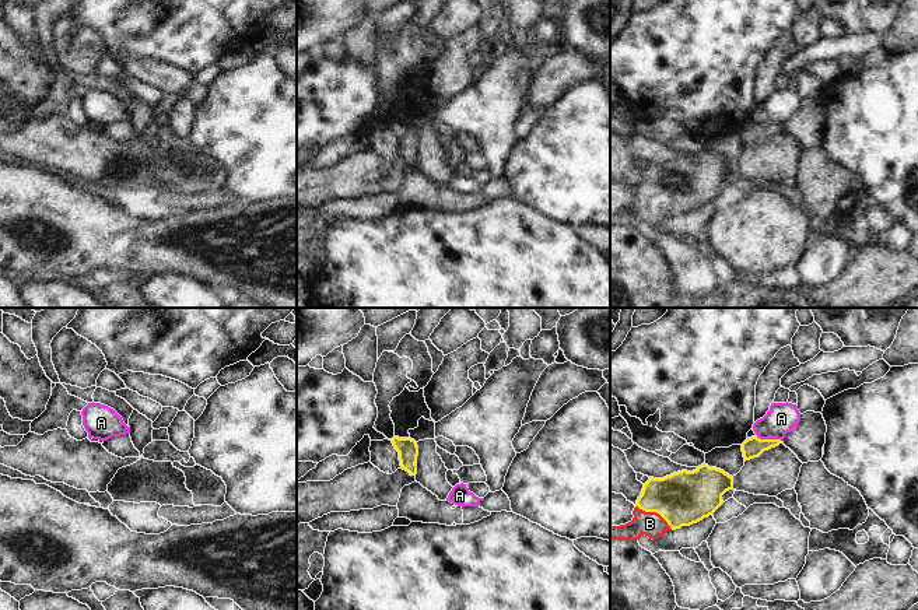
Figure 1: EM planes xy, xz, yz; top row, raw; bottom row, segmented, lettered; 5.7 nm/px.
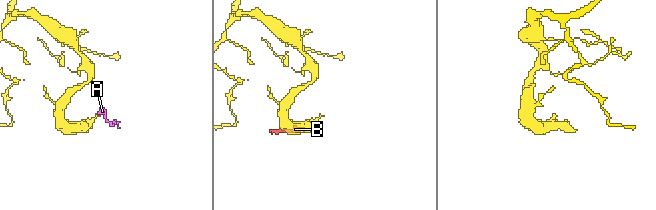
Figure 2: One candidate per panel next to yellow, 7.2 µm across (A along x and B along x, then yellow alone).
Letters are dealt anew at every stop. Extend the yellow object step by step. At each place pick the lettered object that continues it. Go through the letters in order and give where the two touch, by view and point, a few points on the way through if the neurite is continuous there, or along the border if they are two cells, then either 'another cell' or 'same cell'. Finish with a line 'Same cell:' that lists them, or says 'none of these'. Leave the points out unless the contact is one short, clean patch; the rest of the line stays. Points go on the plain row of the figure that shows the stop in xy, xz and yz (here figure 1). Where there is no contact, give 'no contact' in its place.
A: contact yz (768, 126); border yz (756, 123), (778, 125), (781, 128); another cell
B: contact yz (654, 197); way yz (683, 185), (666, 189), (654, 197), (650, 210); same cell
Same cell: B

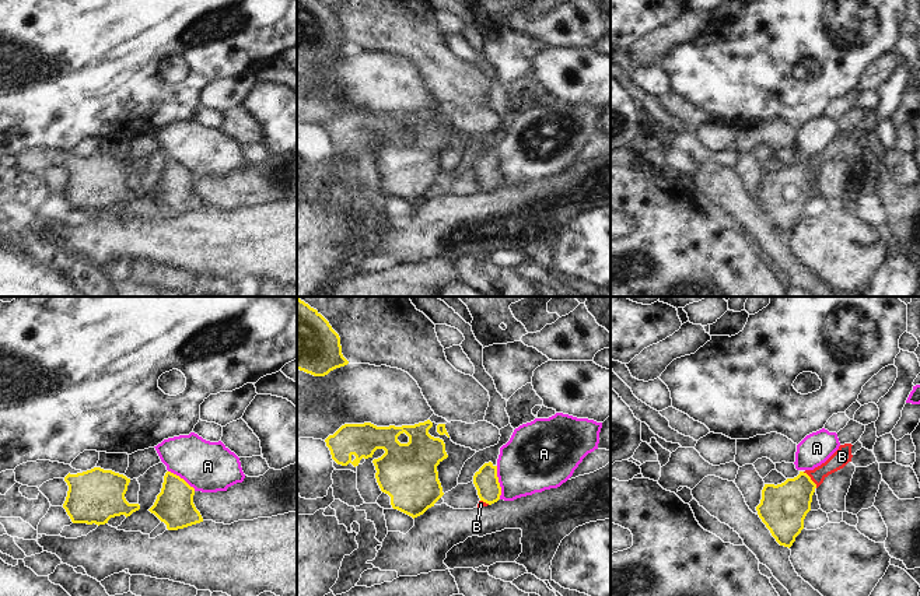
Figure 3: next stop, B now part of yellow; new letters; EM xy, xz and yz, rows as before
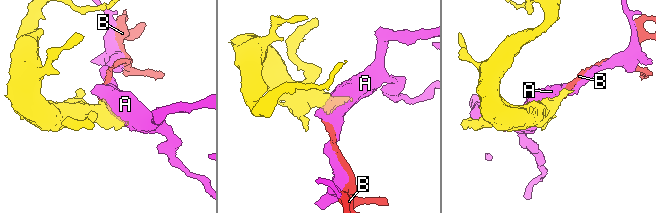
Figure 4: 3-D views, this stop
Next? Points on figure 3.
A: contact xz (499, 169); another cell
B: contact yz (810, 165); way yz (783, 195), (810, 165), (842, 143); same cell
Same cell: B

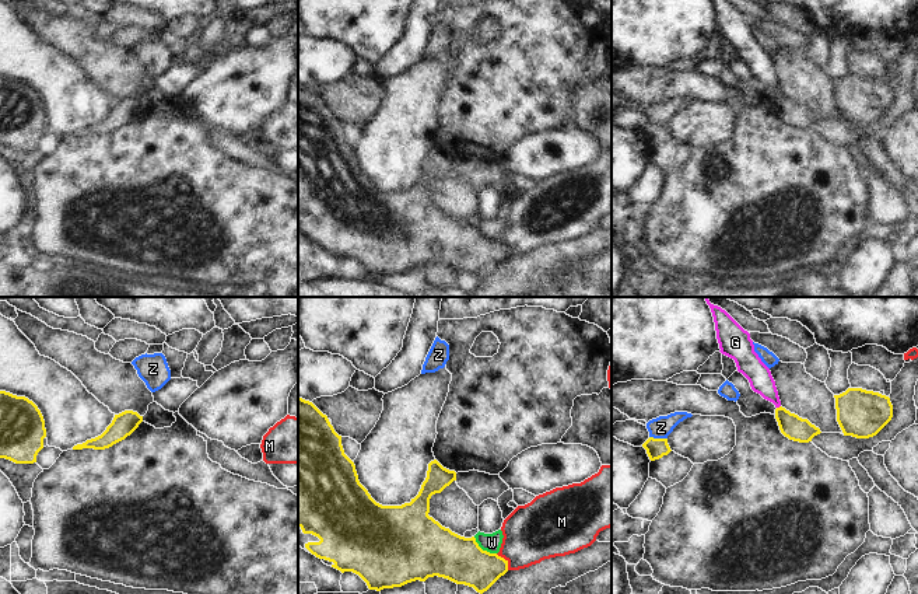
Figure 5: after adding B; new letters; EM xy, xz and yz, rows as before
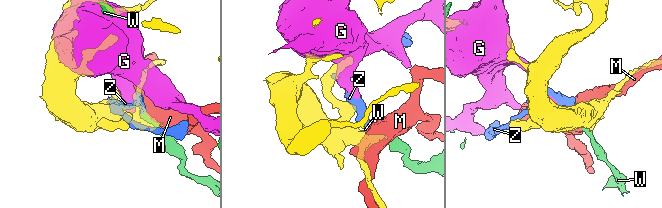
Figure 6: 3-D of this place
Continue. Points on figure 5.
G: contact yz (780, 93); another cell
M: contact xz (505, 247); another cell
W: contact xz (482, 236); another cell
Z: contact yz (658, 125); border yz (650, 122), (666, 125); another cell
Same cell: none of these

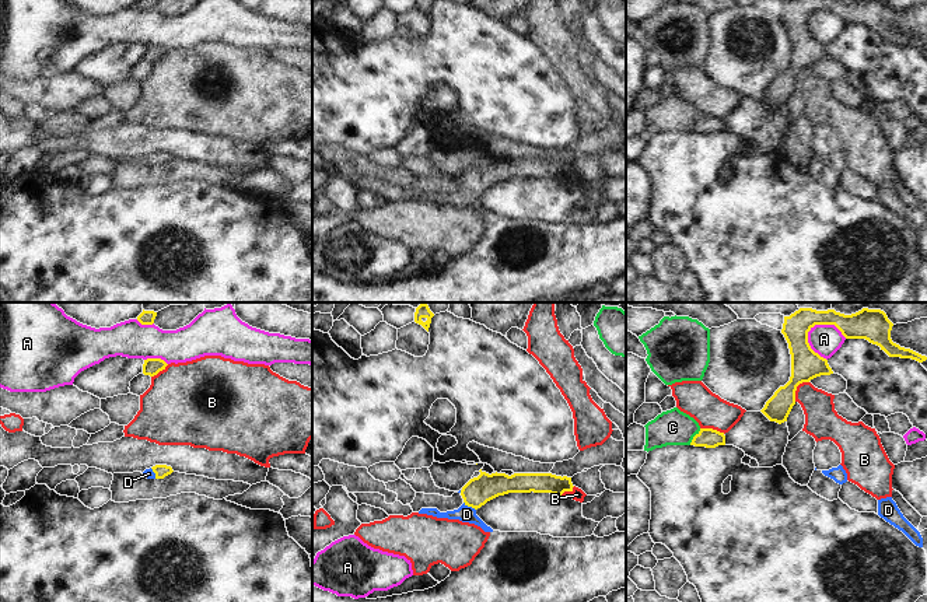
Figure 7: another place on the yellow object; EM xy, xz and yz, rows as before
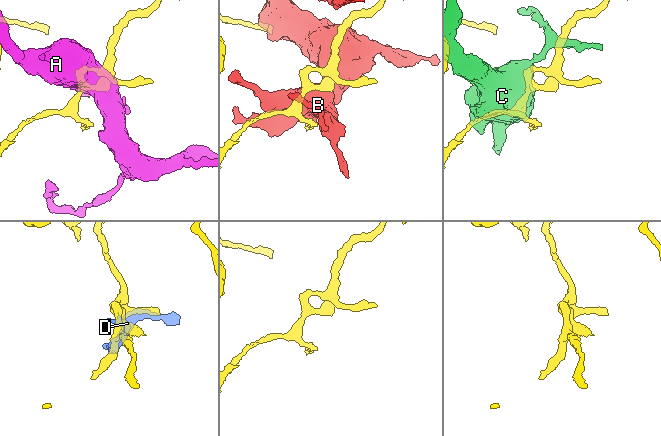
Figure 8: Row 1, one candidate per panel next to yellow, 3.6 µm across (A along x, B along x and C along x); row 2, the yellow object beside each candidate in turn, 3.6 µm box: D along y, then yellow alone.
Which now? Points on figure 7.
A: contact yz (826, 10); another cell
B: contact yz (796, 74); another cell
C: contact yz (693, 123); border yz (700, 115), (689, 130); another cell
D: contact xz (469, 192); way xz (479, 177), (469, 192), (467, 200); same cell
Same cell: D

